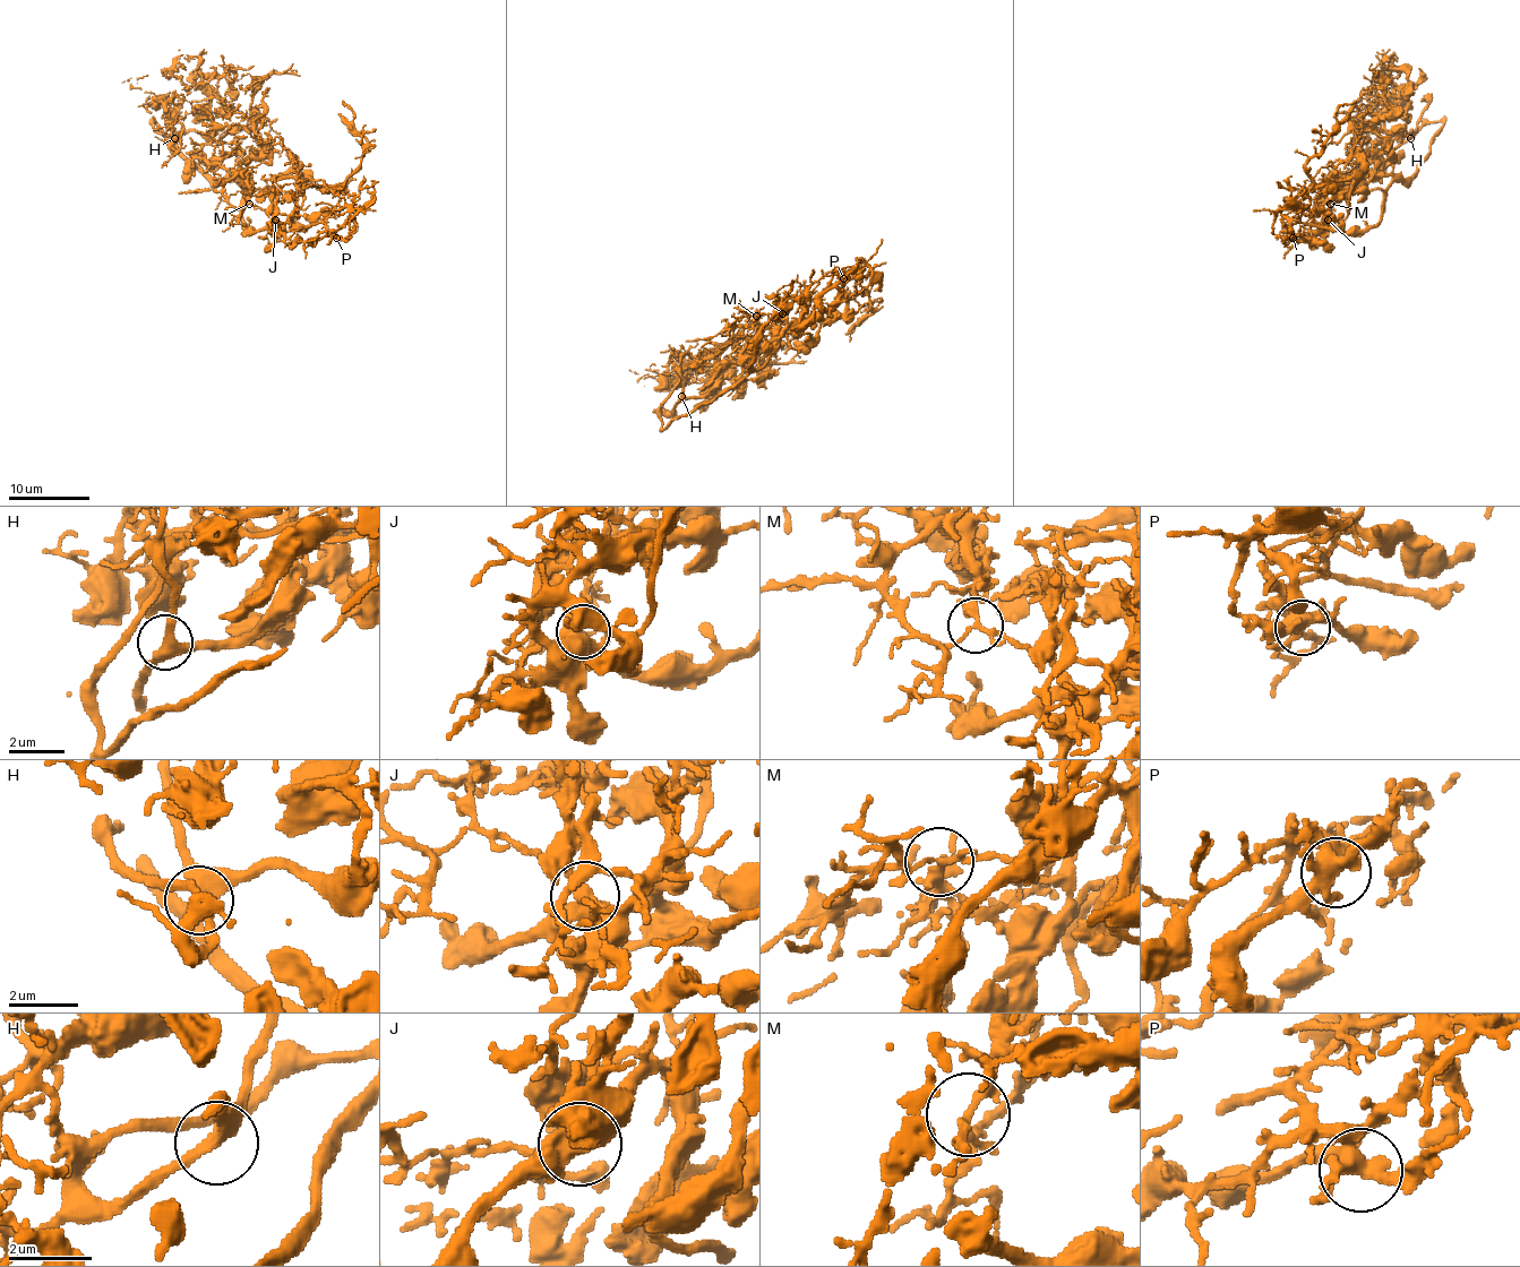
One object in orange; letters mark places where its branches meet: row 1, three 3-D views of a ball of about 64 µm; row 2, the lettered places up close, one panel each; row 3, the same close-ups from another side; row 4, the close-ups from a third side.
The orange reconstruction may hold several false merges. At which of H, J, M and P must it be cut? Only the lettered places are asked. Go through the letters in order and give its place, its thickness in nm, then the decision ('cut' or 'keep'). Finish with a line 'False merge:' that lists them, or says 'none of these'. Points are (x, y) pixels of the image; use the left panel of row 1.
H: (174, 138) | 320 nm | keep
J: (275, 220) | 480 nm | keep
M: (249, 204) | 170 nm | keep
P: (336, 238) | 420 nm | keep
False merge: none of these

